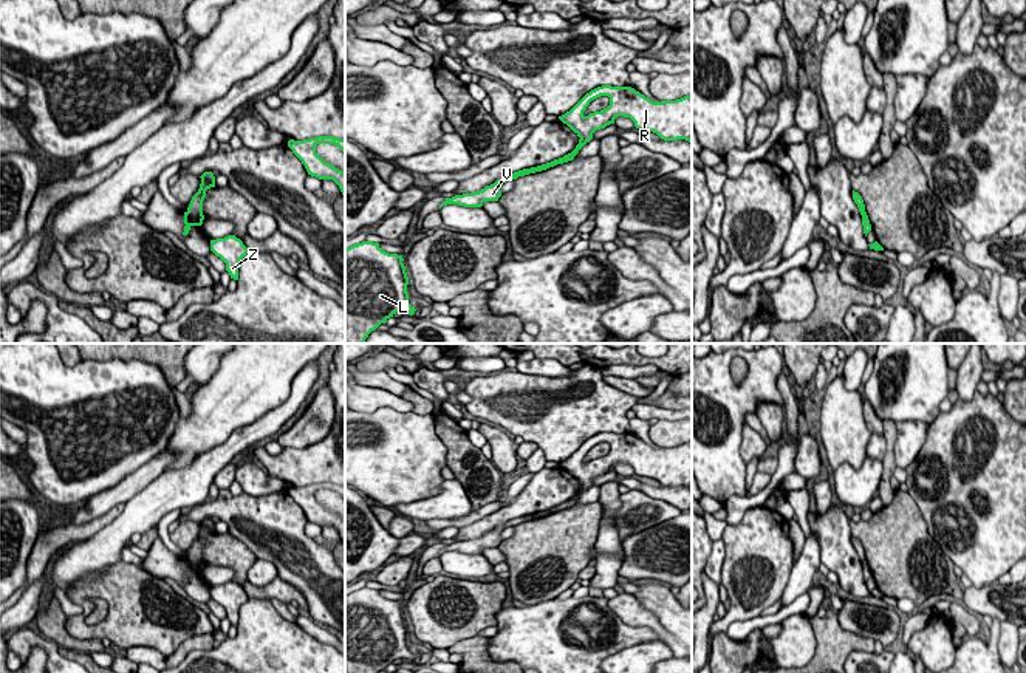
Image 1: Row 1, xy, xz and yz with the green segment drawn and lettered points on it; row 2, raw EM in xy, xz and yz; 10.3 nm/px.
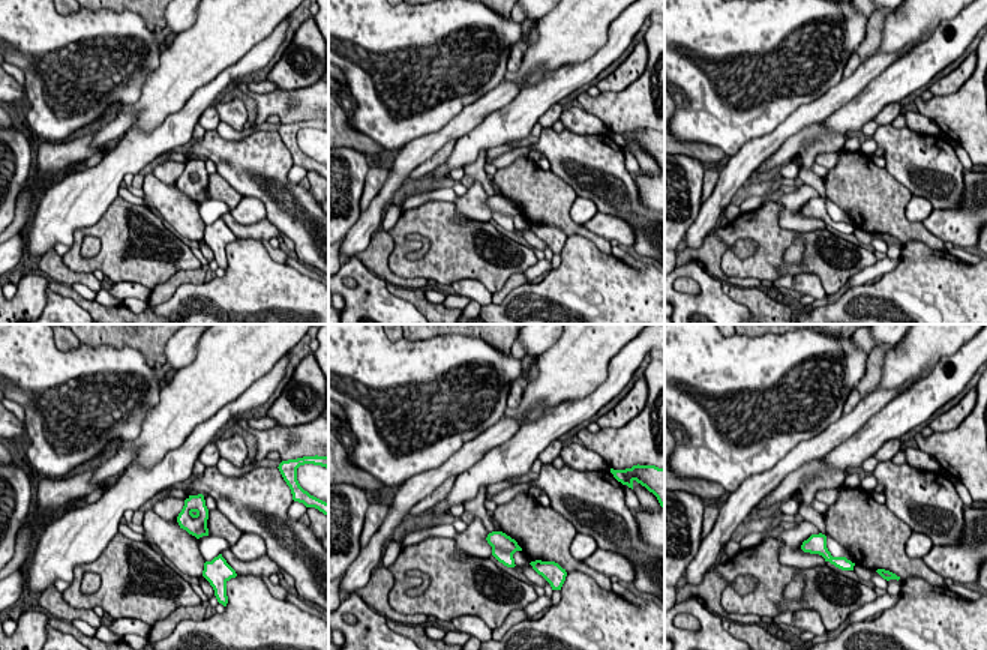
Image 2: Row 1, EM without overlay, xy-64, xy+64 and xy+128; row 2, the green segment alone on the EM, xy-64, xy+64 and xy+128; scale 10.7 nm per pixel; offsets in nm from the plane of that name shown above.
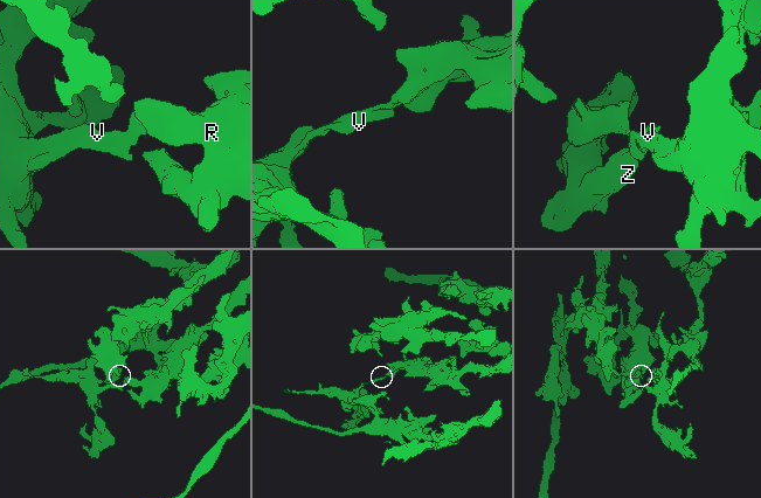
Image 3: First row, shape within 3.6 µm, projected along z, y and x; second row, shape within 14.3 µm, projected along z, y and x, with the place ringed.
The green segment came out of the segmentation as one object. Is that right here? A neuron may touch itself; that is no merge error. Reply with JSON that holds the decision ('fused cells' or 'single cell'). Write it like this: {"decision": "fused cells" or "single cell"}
{"decision": "fused cells"}

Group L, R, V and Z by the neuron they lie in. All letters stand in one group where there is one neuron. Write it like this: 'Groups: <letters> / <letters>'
Groups: L V / R Z

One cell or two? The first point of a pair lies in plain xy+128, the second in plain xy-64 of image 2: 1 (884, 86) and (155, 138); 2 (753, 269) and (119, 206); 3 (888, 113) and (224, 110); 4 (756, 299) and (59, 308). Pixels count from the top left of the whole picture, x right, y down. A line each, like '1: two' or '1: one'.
1: one
2: one
3: two
4: two

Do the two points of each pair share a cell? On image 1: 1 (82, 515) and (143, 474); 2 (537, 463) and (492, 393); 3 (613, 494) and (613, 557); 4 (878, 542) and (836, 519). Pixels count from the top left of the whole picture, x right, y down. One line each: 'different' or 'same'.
1: same
2: different
3: same
4: different

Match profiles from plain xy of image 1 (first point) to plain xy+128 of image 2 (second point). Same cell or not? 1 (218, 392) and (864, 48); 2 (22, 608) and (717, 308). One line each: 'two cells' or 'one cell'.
1: two cells
2: two cells

